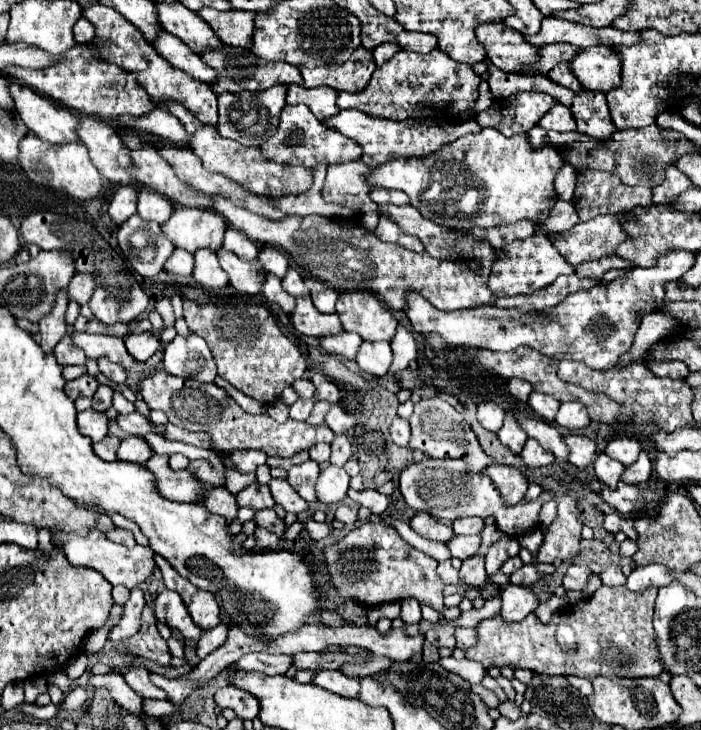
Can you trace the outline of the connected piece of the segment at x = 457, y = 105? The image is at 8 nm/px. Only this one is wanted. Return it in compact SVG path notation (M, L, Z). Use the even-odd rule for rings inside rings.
M439 48L429 54L415 54L401 50L371 76L367 88L347 94L337 94L339 108L355 108L375 118L405 120L405 118L455 118L463 110L473 110L473 104L479 96L481 76L473 72L469 64L457 64L449 60Z

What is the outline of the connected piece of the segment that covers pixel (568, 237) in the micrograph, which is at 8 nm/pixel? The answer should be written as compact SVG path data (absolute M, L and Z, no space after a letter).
M605 214L605 216L597 216L597 218L589 220L589 222L579 222L579 224L575 224L569 232L555 234L551 242L553 242L553 246L561 252L561 256L563 256L571 266L577 266L577 264L589 262L589 260L593 260L593 258L615 256L617 246L619 246L621 240L625 240L625 236L627 236L623 224L625 224L625 220L623 220L619 214Z

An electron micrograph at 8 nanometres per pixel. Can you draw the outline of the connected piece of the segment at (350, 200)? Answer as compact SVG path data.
M347 162L347 164L333 164L327 170L327 178L323 184L323 198L327 202L335 202L341 206L351 208L357 214L377 212L377 204L369 198L371 184L365 182L365 174L371 168L363 162Z

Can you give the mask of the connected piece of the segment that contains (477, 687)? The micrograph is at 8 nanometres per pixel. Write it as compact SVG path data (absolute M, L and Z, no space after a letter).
M473 684L471 686L471 692L473 694L477 694L489 708L497 708L499 706L499 700L497 700L497 696L491 692L491 690L487 690L487 688L483 688L481 684Z

